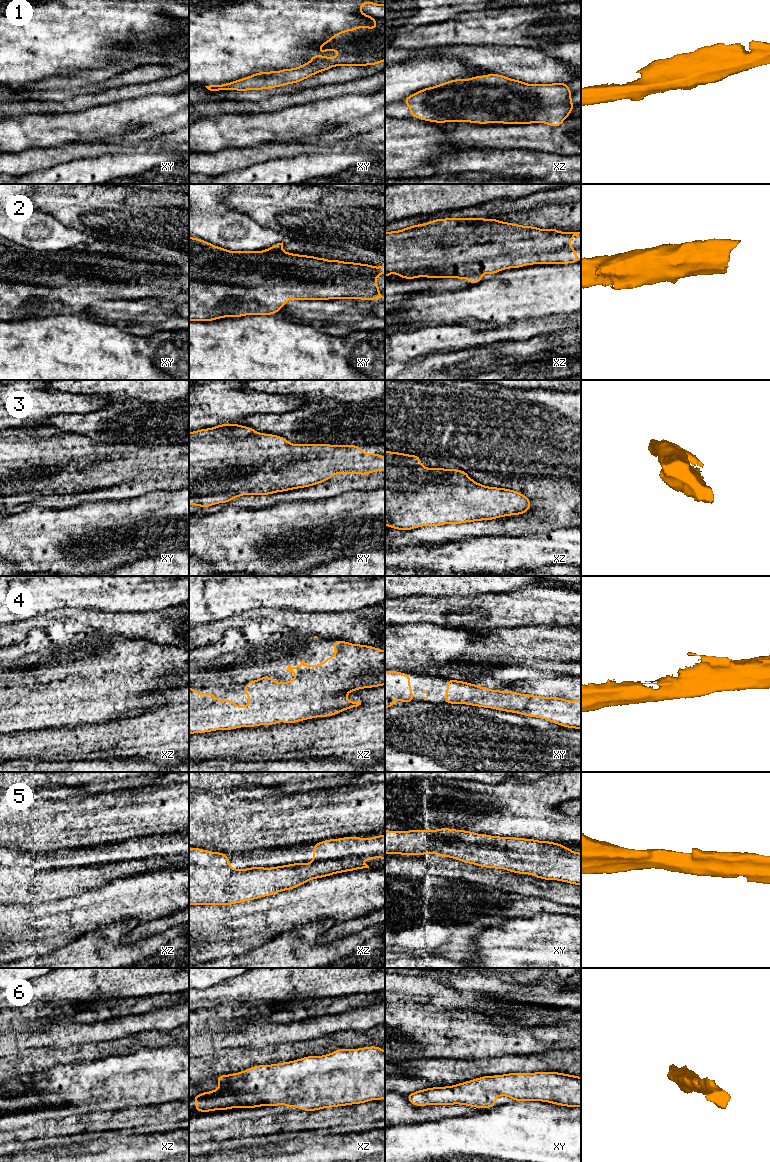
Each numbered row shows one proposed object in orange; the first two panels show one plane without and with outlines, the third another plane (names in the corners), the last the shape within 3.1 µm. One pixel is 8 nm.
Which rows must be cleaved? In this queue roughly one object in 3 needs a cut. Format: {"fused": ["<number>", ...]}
{"fused": []}

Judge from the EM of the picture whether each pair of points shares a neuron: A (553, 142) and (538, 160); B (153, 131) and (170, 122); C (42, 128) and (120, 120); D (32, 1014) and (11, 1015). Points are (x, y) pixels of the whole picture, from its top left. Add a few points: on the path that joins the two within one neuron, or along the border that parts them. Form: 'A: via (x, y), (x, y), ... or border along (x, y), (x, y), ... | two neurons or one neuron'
A: border along (519, 148), (530, 148), (542, 152) | two neurons
B: via (157, 128), (166, 125) | one neuron
C: via (61, 127), (75, 127), (101, 122) | one neuron
D: via (27, 1015), (16, 1015) | one neuron

